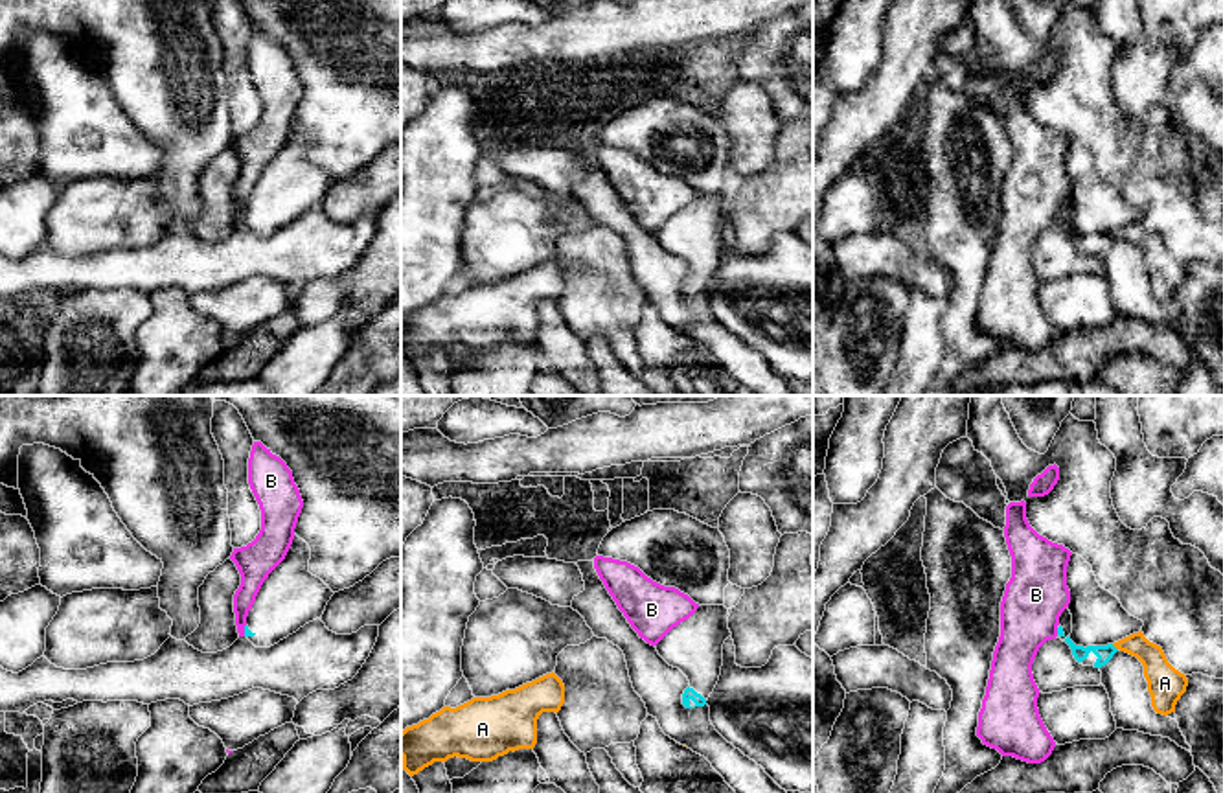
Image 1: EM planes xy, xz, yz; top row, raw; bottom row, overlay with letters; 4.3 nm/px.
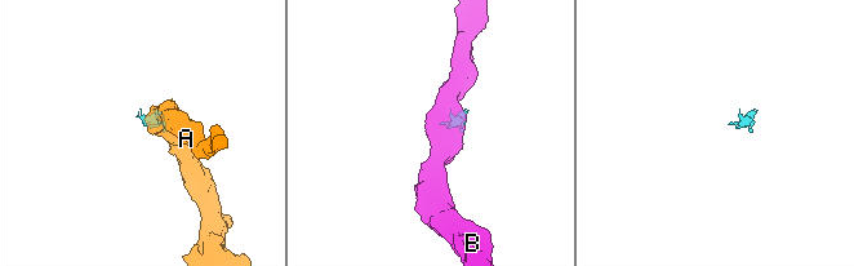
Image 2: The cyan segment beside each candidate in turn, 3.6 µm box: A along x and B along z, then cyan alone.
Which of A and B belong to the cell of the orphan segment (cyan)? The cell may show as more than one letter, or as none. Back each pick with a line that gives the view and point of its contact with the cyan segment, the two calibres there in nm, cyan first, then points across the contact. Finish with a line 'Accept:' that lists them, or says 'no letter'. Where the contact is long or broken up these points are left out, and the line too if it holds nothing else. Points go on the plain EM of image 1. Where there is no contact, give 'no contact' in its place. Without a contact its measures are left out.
Accept: no letter

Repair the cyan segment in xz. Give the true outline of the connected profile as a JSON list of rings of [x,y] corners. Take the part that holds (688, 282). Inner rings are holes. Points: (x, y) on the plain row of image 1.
[[[699,193],[655,234],[658,243],[690,269],[682,282],[686,296],[704,294],[719,269],[723,232],[732,224],[728,204],[725,193]]]

